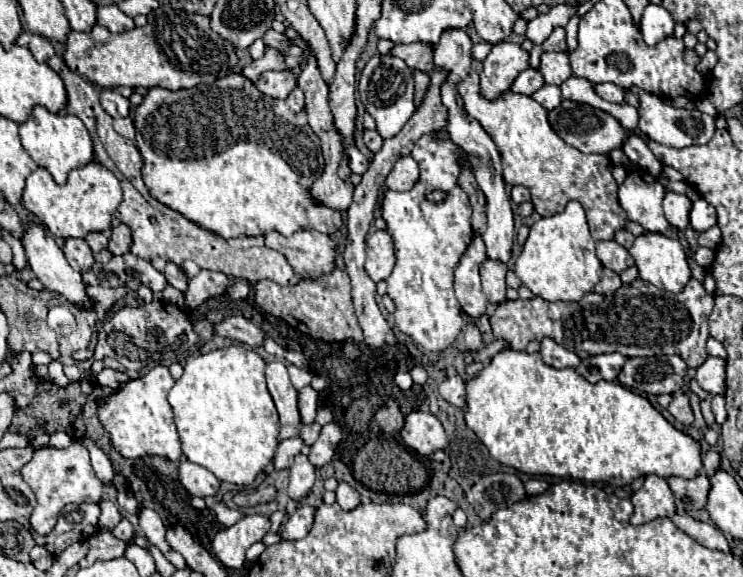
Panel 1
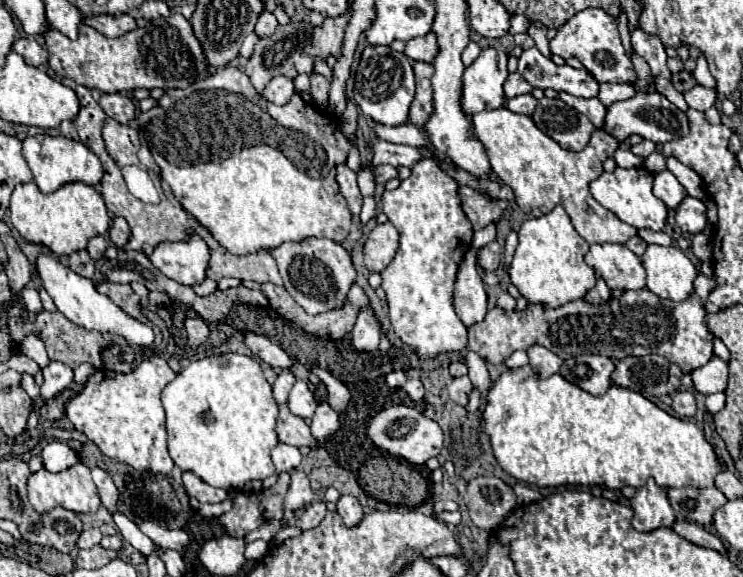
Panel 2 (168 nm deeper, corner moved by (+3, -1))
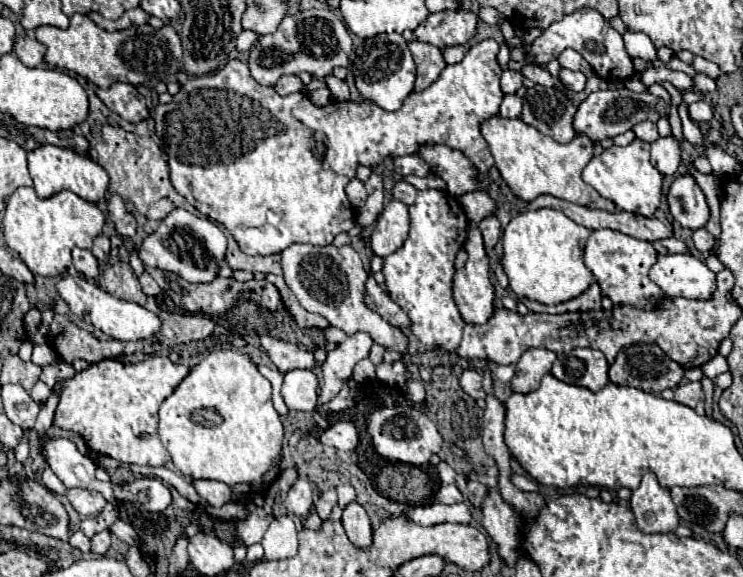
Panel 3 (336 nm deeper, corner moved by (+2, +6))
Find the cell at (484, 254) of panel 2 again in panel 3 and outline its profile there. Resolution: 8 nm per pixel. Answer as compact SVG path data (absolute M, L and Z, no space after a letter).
M489 213L481 223L479 223L479 229L483 233L483 241L485 241L485 249L491 251L495 247L495 243L499 241L501 237L501 225L497 221L497 217L493 213Z

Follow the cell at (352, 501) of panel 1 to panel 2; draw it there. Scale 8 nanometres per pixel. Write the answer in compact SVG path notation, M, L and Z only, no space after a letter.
M342 494L340 496L340 500L336 502L336 512L340 514L340 518L344 520L346 526L356 526L362 520L362 516L364 516L362 506L350 494Z

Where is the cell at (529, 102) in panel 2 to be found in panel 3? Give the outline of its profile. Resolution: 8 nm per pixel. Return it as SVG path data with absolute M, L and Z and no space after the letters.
M505 95L501 101L501 107L499 107L499 115L517 119L519 113L521 113L521 99L517 95Z

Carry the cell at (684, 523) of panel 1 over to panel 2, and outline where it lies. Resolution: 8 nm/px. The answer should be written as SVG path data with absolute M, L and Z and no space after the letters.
M678 520L672 528L674 528L682 538L686 538L686 540L692 542L692 544L698 544L698 546L702 546L702 548L708 546L710 550L716 550L716 552L720 552L720 554L726 554L726 546L724 546L724 542L722 542L716 534L708 532L704 526L696 524L696 522Z

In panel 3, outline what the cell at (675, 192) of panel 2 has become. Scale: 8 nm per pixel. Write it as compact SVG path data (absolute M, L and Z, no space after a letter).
M673 135L659 137L651 143L651 161L663 175L673 175L679 167L681 145Z

